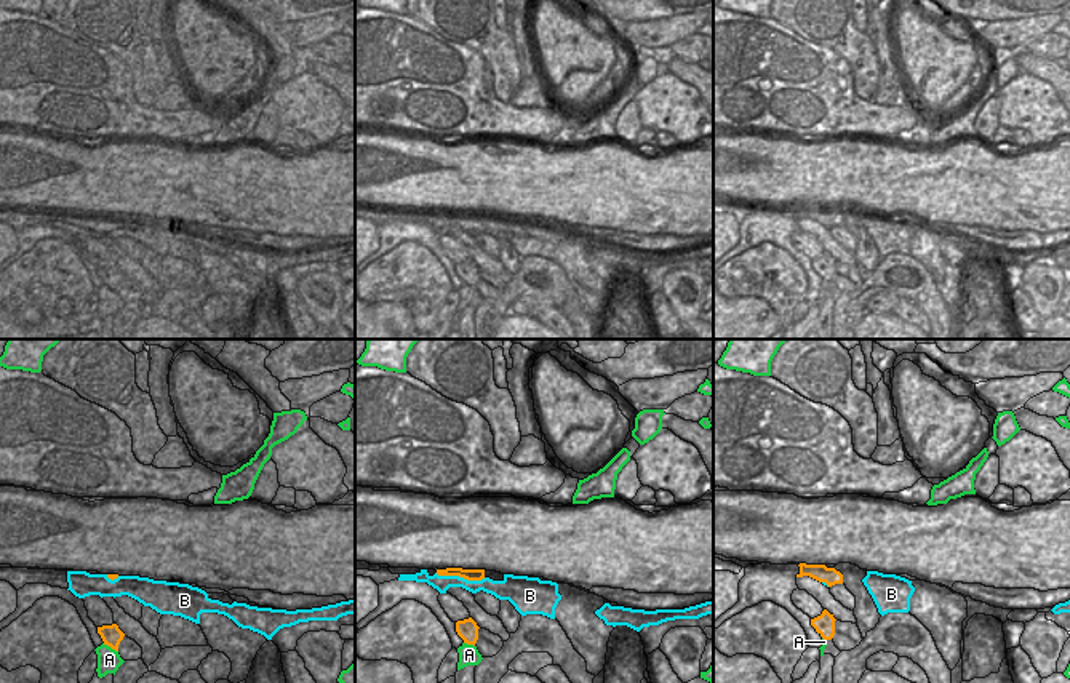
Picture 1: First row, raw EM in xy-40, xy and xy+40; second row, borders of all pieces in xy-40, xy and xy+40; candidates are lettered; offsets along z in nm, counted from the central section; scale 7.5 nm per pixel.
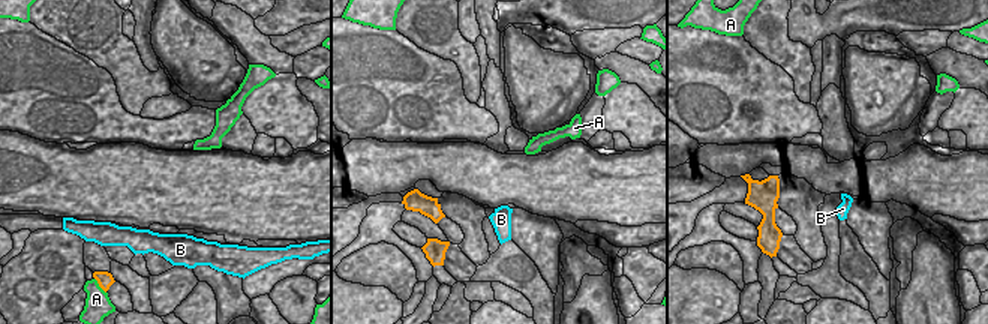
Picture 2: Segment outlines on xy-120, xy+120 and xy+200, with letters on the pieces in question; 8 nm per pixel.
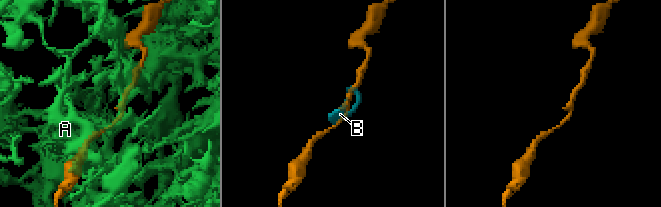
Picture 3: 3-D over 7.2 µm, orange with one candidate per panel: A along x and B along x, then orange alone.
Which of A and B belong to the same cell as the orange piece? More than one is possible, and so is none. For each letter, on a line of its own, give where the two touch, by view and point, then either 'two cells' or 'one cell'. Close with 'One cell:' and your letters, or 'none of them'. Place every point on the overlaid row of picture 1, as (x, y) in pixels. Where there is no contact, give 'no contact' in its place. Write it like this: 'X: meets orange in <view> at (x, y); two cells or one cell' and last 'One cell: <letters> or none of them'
A: meets orange in xy-40 at (111, 647); two cells
B: meets orange in xy at (461, 576); two cells
One cell: none of them

